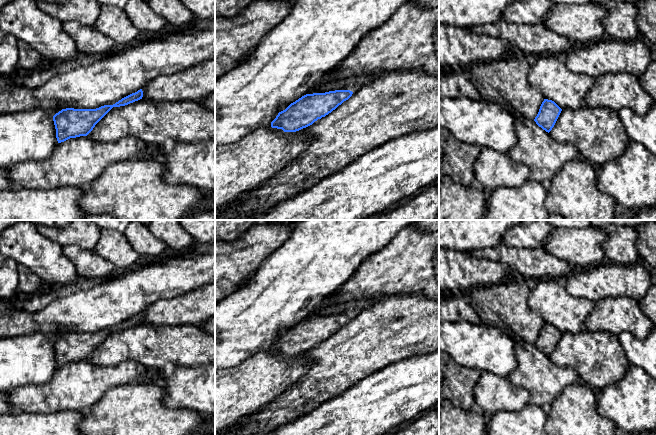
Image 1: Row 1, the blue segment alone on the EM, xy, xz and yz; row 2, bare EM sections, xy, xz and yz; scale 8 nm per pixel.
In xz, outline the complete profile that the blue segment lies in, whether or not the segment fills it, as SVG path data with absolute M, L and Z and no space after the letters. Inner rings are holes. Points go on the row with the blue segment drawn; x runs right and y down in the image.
M350 90L306 94L279 112L271 127L284 132L299 131L331 113L352 94Z

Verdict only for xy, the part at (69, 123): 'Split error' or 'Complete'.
Complete

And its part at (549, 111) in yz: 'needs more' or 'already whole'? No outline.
already whole

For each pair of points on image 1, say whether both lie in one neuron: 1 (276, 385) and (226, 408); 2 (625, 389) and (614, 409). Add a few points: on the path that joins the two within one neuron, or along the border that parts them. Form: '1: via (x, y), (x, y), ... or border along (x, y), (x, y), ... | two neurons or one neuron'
1: via (264, 385), (250, 385), (238, 396) | one neuron
2: via (625, 394), (625, 398), (619, 404) | one neuron

